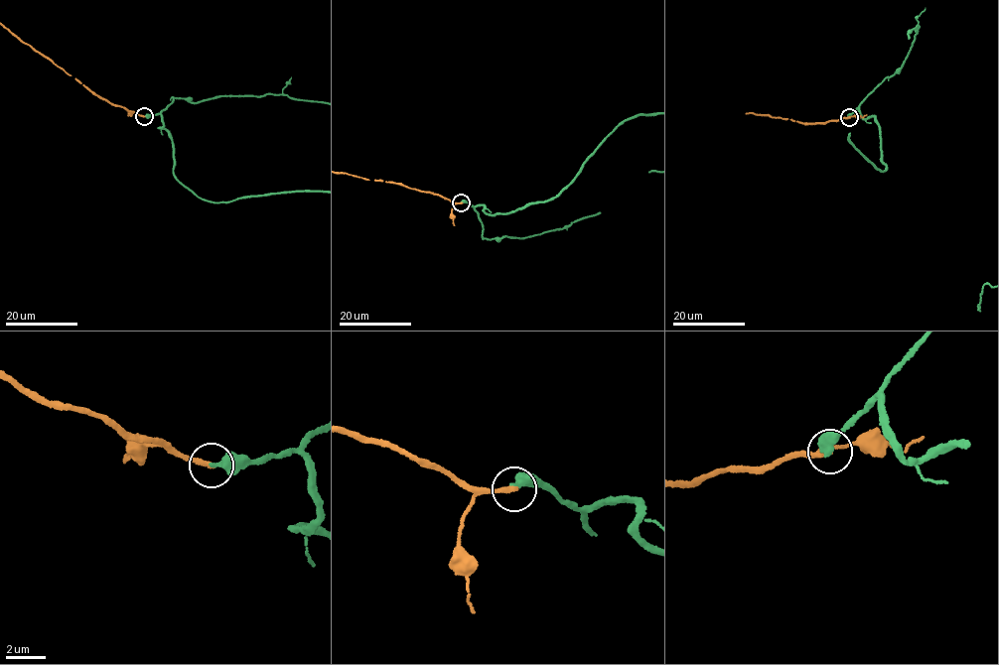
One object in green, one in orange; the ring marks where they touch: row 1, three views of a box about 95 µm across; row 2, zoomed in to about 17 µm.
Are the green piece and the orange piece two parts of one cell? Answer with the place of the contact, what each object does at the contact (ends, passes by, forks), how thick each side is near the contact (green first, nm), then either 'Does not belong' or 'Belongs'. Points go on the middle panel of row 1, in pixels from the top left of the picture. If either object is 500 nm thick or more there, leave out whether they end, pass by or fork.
Place: (461, 202). At the ring green ends. At the ring orange ends. Thickness 400 nm (green) against 280 nm. Belongs

